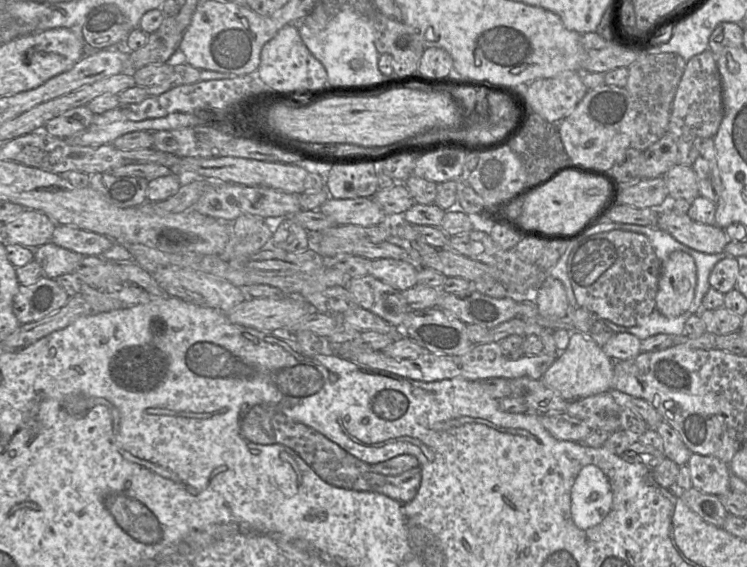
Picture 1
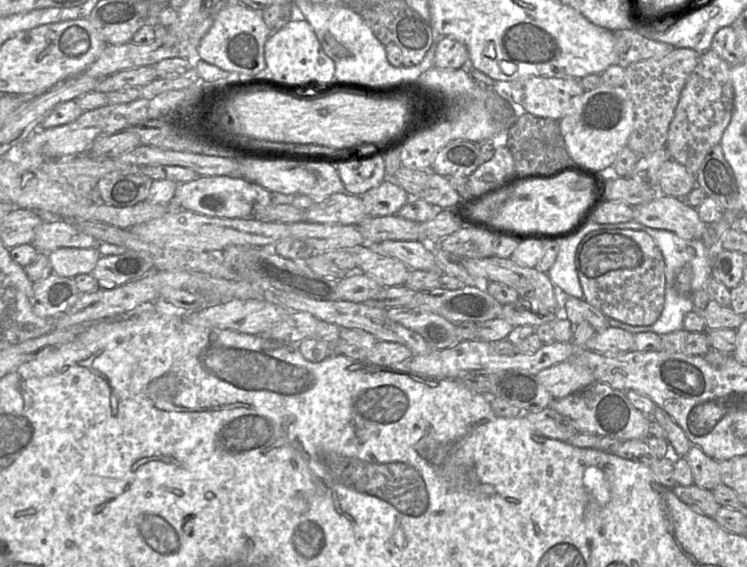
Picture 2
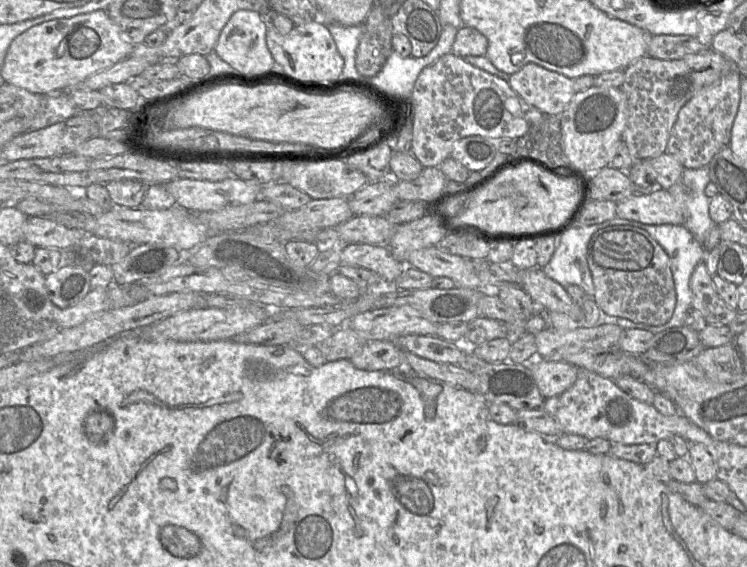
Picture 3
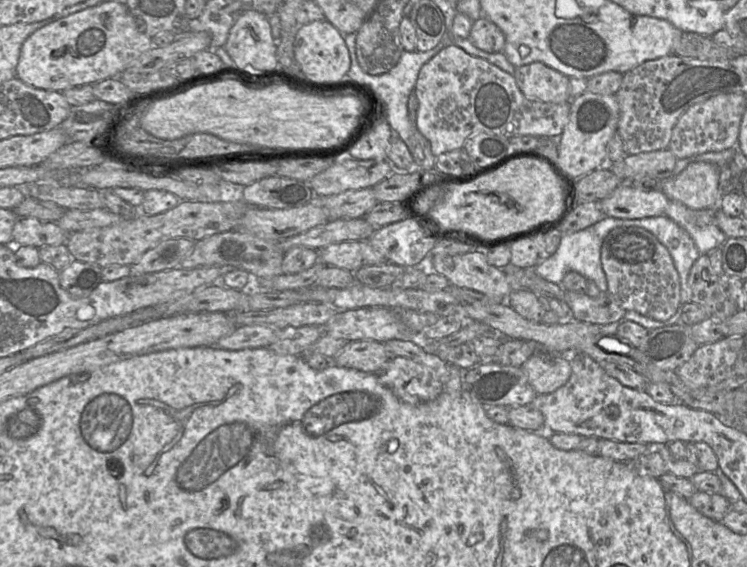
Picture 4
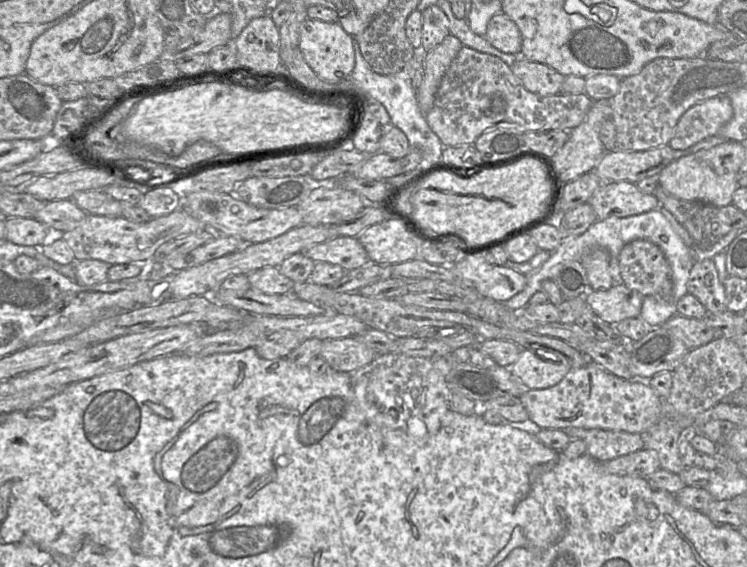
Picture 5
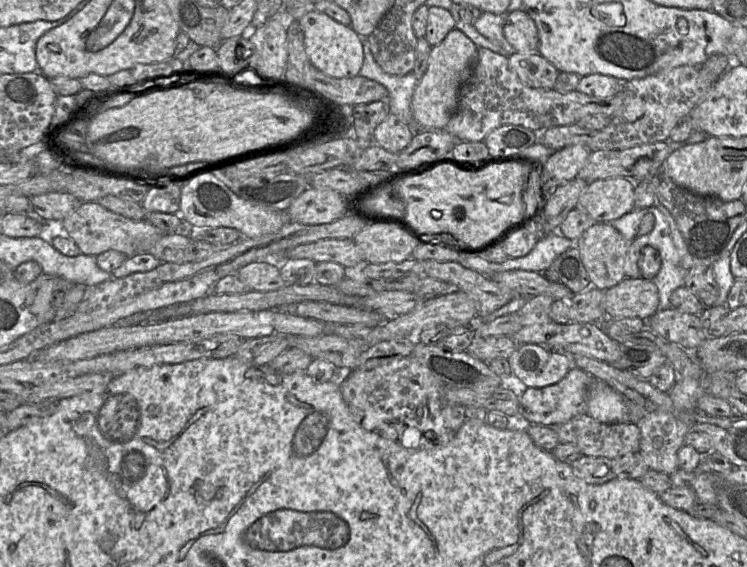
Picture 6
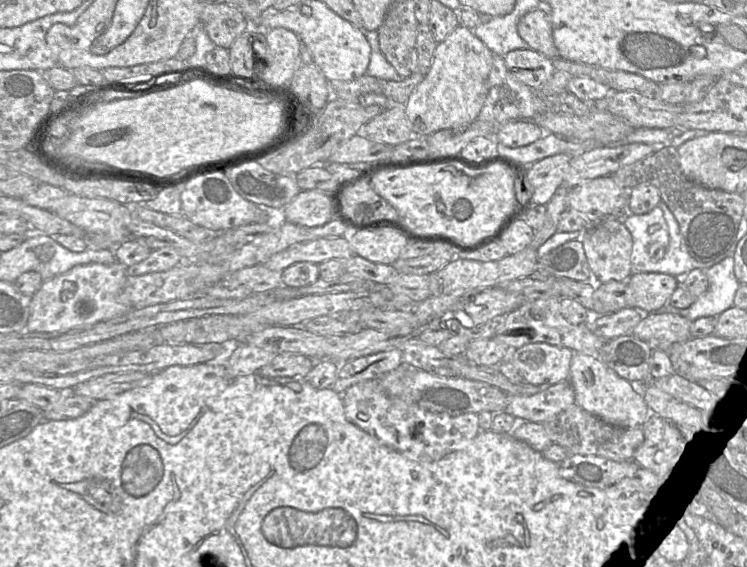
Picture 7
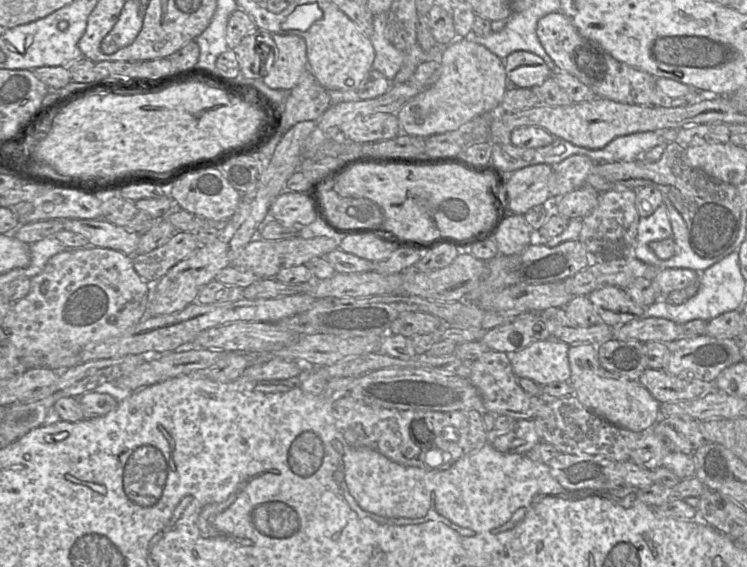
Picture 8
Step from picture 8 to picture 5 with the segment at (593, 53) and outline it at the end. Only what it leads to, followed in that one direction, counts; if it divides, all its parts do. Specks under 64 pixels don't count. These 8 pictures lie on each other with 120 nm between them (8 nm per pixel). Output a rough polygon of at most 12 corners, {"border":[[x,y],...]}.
{"border":[[503,12],[488,22],[484,36],[498,50],[520,57],[522,38]]}

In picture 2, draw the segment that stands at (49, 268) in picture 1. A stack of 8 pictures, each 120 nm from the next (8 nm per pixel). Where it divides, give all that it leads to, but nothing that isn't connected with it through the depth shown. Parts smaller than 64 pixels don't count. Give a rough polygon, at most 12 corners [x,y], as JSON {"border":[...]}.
{"border":[[62,247],[48,253],[52,273],[91,273],[97,247]]}

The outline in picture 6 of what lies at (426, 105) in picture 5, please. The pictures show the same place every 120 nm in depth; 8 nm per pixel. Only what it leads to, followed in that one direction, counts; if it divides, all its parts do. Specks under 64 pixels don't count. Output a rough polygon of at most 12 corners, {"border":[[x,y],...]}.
{"border":[[457,28],[436,46],[412,97],[421,129],[444,129],[476,62]]}

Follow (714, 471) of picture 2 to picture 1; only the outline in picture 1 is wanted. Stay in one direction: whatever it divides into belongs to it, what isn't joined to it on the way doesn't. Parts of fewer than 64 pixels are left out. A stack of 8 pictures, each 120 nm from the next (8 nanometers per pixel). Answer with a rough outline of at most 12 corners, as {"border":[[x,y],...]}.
{"border":[[692,453],[687,465],[695,489],[712,495],[730,490],[729,466]]}

